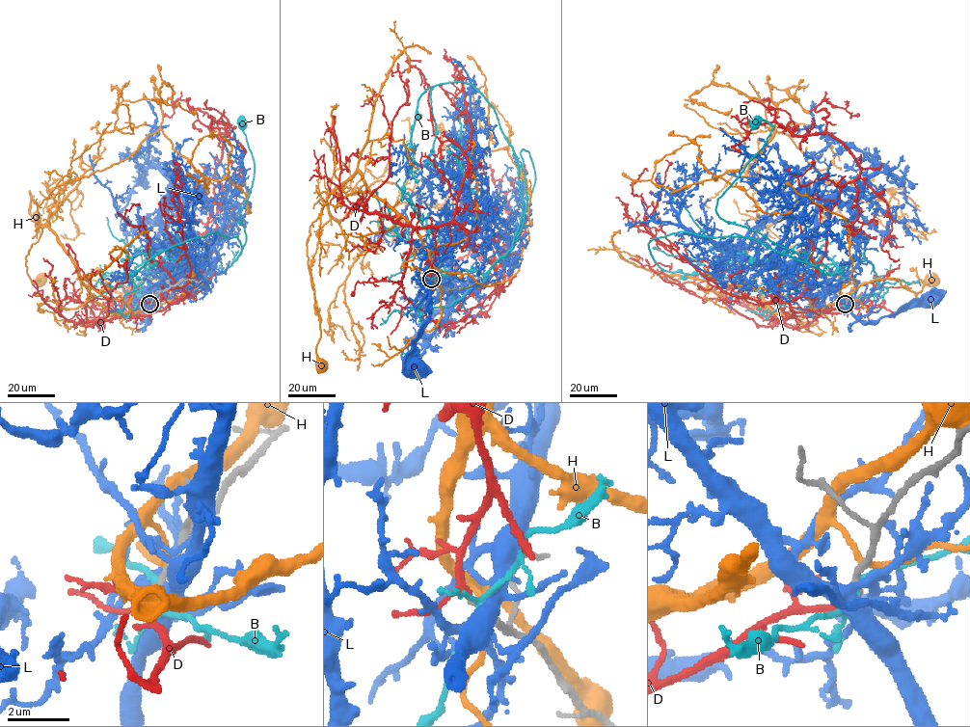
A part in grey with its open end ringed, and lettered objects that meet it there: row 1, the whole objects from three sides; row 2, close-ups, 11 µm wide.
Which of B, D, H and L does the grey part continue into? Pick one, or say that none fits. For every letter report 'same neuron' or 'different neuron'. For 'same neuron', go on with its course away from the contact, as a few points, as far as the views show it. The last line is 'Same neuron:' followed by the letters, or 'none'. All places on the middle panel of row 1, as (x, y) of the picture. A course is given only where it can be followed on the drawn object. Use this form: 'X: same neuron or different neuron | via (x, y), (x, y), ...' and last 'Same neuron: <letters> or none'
B: different neuron
D: same neuron | via (431, 279), (435, 231), (458, 223), (493, 265), (496, 293), (502, 287), (506, 194), (523, 167), (527, 174)
H: different neuron
L: different neuron
Same neuron: D

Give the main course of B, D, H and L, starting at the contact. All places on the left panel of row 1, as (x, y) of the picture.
B: (150, 303), (137, 288), (153, 271), (200, 259), (222, 274), (242, 249), (239, 217), (255, 161), (242, 122)
D: (149, 304), (152, 311), (165, 309), (194, 282), (226, 122), (247, 151)
H: (151, 301), (140, 311), (111, 313), (84, 285), (69, 254), (48, 227), (25, 258), (31, 281), (41, 276)
L: (151, 303), (148, 323), (148, 318), (134, 303), (135, 298)

